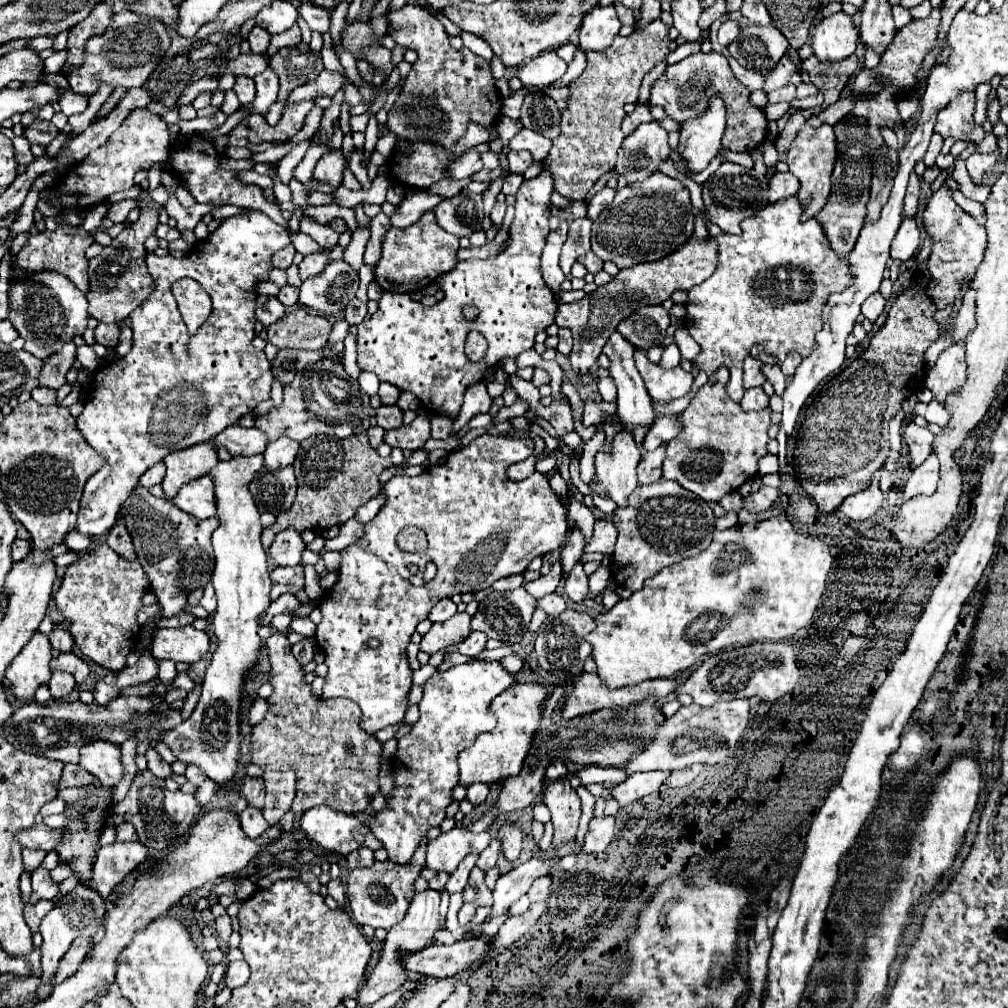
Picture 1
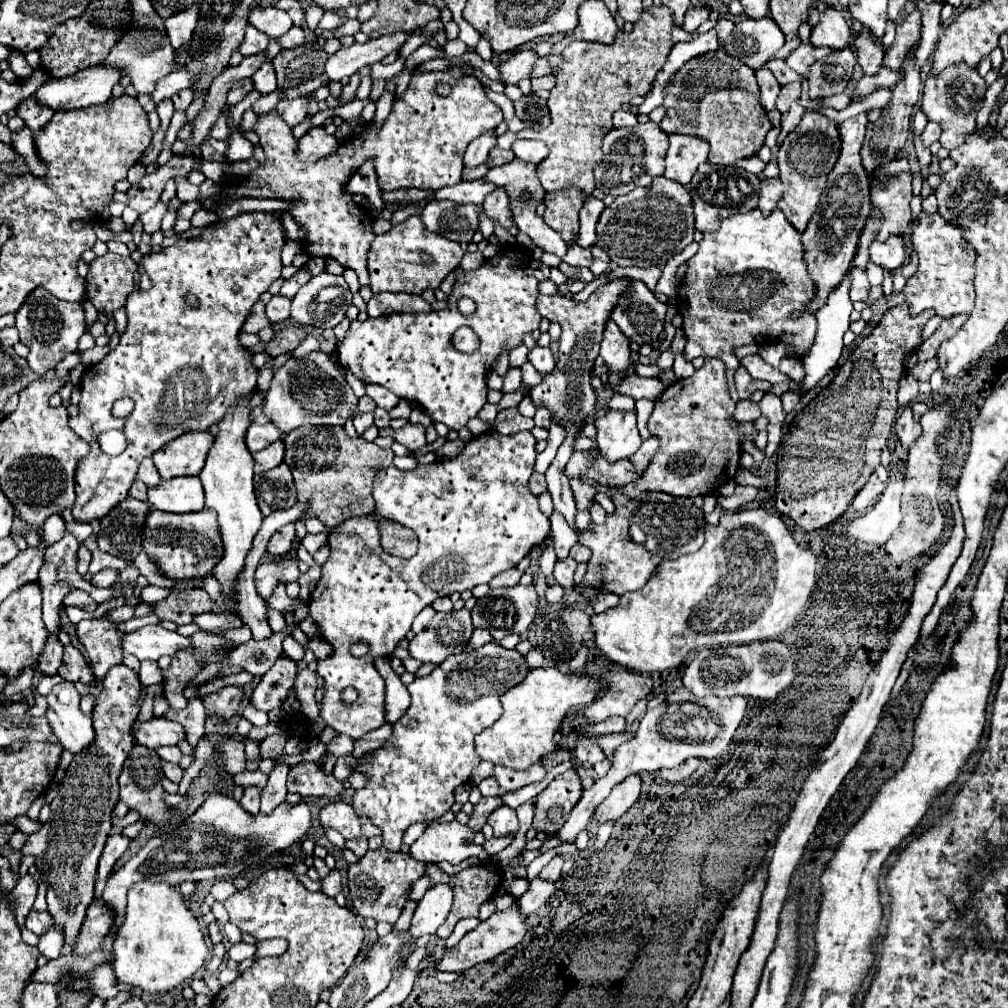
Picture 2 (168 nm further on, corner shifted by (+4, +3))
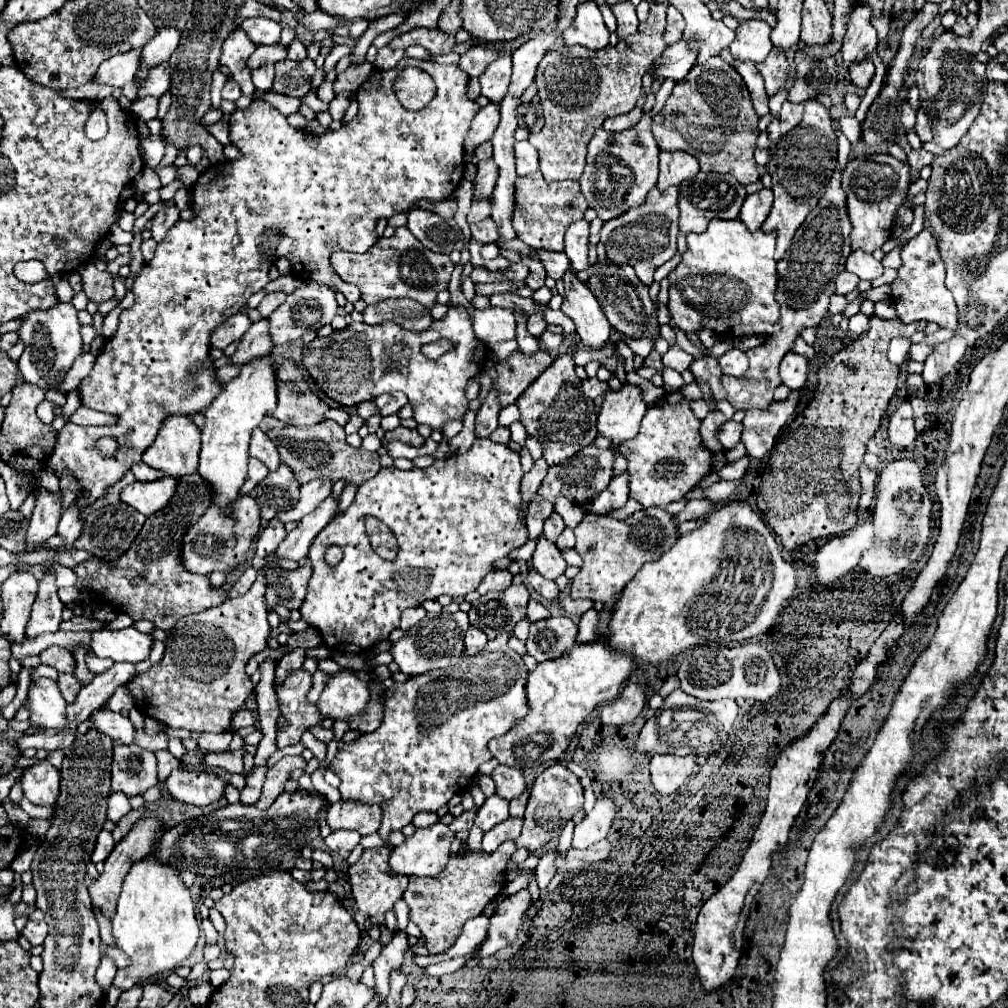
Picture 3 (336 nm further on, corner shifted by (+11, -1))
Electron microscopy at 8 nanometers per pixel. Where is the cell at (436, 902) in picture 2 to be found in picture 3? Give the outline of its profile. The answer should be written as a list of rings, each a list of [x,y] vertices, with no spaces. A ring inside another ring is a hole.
[[[396,931],[390,939],[390,943],[382,949],[382,953],[374,961],[374,977],[376,977],[376,993],[380,1003],[388,997],[390,989],[390,973],[392,971],[402,971],[404,957],[408,953],[408,933],[406,931]]]

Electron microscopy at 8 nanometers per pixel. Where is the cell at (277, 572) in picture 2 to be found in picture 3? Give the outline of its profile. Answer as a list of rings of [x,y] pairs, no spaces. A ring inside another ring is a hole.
[[[248,567],[248,569],[238,577],[238,581],[234,583],[234,587],[232,587],[232,591],[230,591],[230,597],[244,595],[244,593],[252,587],[254,581],[256,581],[256,569],[254,569],[254,567]]]

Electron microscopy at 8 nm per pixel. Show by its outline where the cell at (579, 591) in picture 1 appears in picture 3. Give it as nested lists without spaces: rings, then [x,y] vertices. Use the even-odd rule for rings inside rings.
[[[544,535],[538,537],[538,545],[532,555],[532,565],[544,579],[552,579],[552,581],[566,571],[566,563],[562,559],[560,549]]]

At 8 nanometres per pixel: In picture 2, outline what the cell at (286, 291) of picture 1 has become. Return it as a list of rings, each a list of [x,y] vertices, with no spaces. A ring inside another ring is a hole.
[[[273,295],[273,299],[265,307],[265,315],[267,315],[269,323],[273,327],[283,325],[289,319],[289,307],[291,307],[291,299],[285,299],[281,295]]]

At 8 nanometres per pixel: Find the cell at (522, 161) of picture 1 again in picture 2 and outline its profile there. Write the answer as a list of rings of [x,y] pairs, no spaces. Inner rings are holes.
[[[495,147],[495,149],[489,153],[487,165],[489,165],[489,167],[497,167],[497,165],[509,163],[509,161],[513,161],[513,159],[515,159],[515,155],[513,155],[511,149],[499,149],[499,147]]]

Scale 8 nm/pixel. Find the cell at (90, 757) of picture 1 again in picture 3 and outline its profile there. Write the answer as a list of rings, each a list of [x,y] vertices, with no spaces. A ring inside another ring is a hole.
[[[32,679],[30,681],[30,723],[42,729],[54,729],[58,733],[70,731],[70,721],[66,717],[66,699],[60,687],[52,679]]]

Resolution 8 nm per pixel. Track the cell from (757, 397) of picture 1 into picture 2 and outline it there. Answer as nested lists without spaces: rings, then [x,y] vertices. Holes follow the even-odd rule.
[[[747,399],[747,401],[739,401],[737,403],[737,409],[735,409],[733,417],[735,417],[737,423],[749,423],[749,421],[759,419],[761,417],[761,411],[759,411],[759,405],[757,403],[753,403],[753,401]]]

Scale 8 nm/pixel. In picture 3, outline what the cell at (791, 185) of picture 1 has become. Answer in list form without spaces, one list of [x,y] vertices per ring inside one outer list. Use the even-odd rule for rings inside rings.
[[[760,189],[746,197],[746,201],[740,209],[740,219],[746,223],[746,227],[750,231],[756,231],[762,227],[762,223],[766,221],[768,213],[770,213],[772,199],[774,199],[774,195],[770,189]]]

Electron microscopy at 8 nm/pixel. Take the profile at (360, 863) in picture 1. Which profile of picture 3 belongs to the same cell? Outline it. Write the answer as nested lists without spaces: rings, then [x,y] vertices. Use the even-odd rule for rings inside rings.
[[[332,831],[326,839],[324,839],[326,847],[336,851],[338,855],[342,855],[344,859],[350,855],[350,851],[360,843],[360,833],[358,831]]]

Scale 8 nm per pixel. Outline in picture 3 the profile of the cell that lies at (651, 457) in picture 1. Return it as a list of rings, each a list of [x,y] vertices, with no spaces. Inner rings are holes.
[[[588,445],[580,449],[576,455],[566,459],[560,465],[554,465],[548,469],[548,475],[544,477],[538,493],[548,499],[550,503],[556,501],[558,495],[568,497],[572,503],[590,503],[596,499],[600,491],[604,491],[612,479],[612,463],[614,463],[614,453],[610,449],[598,449],[594,445]]]

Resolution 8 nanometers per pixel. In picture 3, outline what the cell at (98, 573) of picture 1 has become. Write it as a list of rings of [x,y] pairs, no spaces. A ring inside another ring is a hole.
[[[88,651],[88,655],[86,655],[86,667],[94,675],[100,675],[100,673],[108,671],[112,665],[114,665],[112,659],[100,659],[94,651]]]

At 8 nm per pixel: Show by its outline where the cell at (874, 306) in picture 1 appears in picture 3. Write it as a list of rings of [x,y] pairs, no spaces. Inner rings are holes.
[[[842,271],[838,277],[836,277],[836,293],[840,293],[840,295],[848,295],[850,291],[854,291],[856,287],[858,287],[858,277],[856,275],[852,275],[850,271]]]

